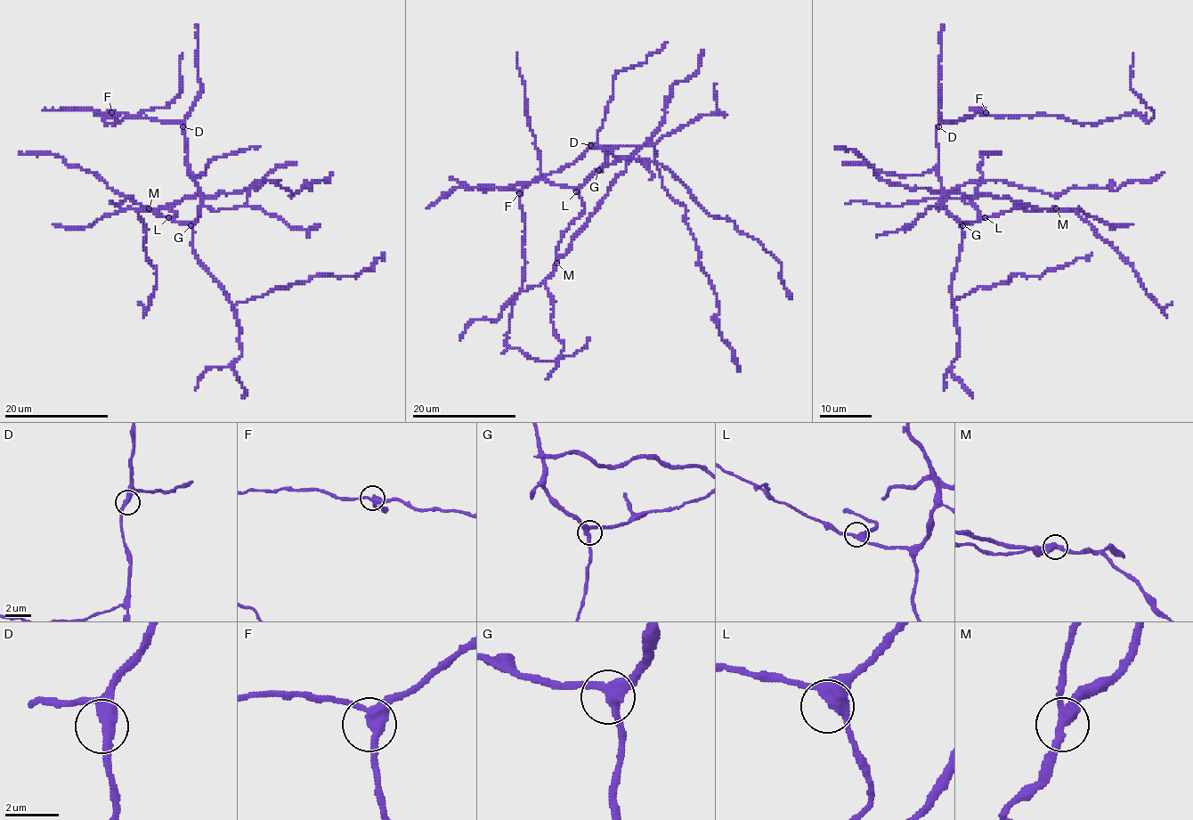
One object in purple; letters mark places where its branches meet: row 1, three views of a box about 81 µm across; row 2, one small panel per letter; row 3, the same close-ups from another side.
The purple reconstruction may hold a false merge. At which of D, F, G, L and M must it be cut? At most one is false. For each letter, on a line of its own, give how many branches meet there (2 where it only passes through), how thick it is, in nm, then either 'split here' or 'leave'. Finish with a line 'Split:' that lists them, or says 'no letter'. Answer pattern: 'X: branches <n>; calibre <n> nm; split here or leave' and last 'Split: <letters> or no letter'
D: branches 3; calibre 360 nm; leave
F: branches 3; calibre 340 nm; leave
G: branches 3; calibre 340 nm; leave
L: branches 3; calibre 400 nm; leave
M: branches 3; calibre 320 nm; split here
Split: M

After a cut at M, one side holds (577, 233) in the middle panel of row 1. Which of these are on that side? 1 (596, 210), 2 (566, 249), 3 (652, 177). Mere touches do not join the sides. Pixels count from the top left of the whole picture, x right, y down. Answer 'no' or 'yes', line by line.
1: yes
2: yes
3: no

